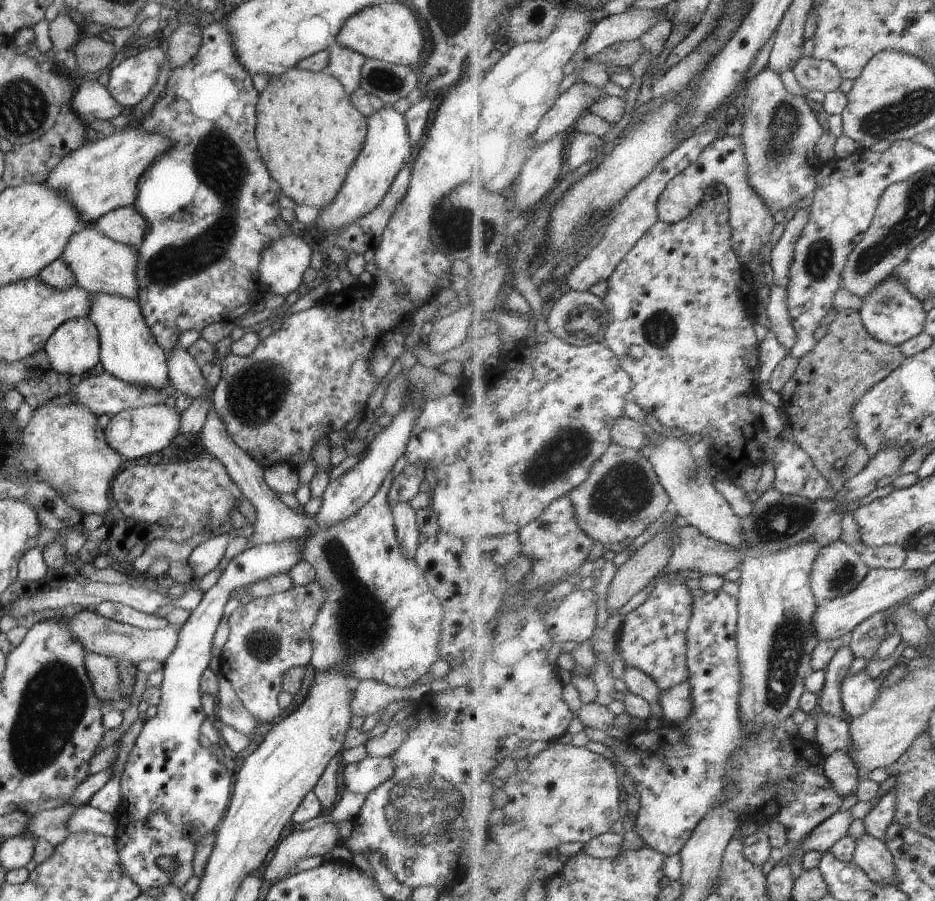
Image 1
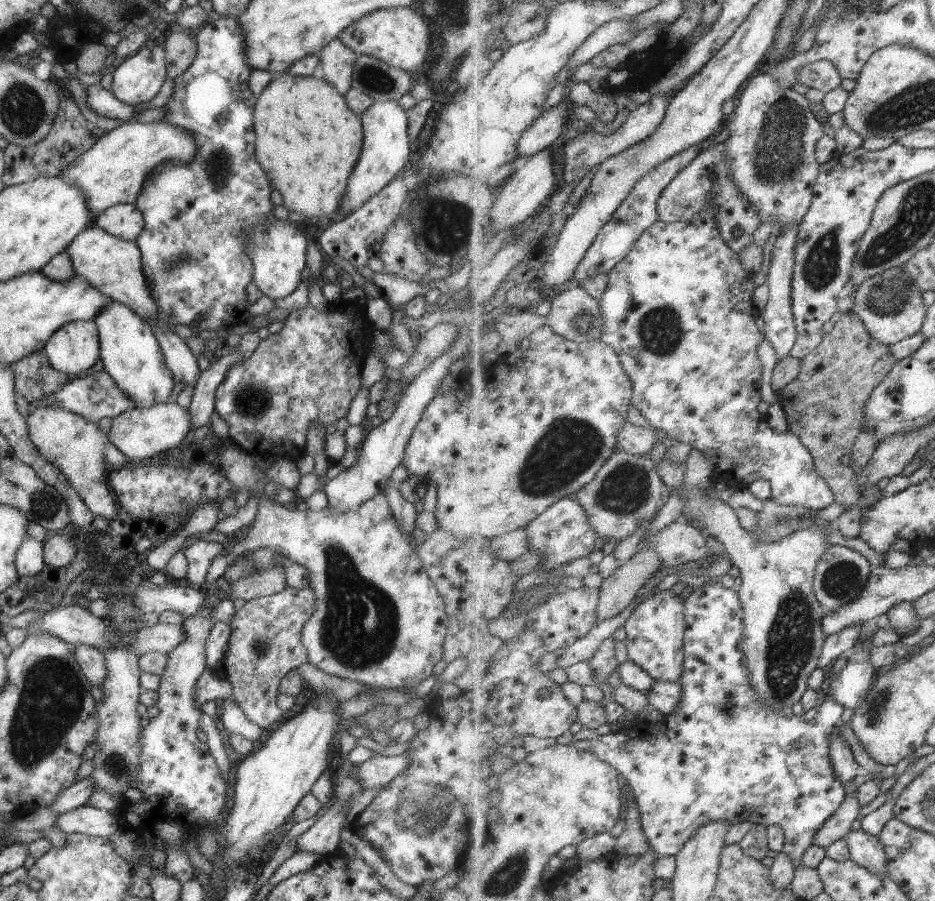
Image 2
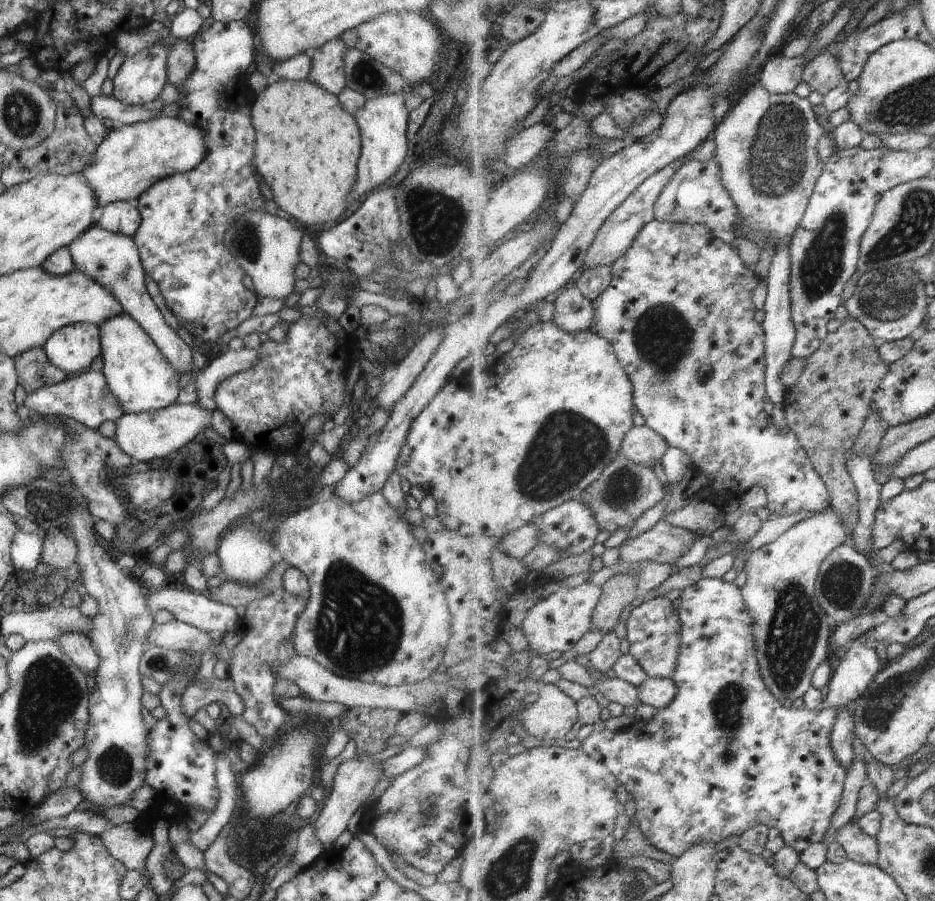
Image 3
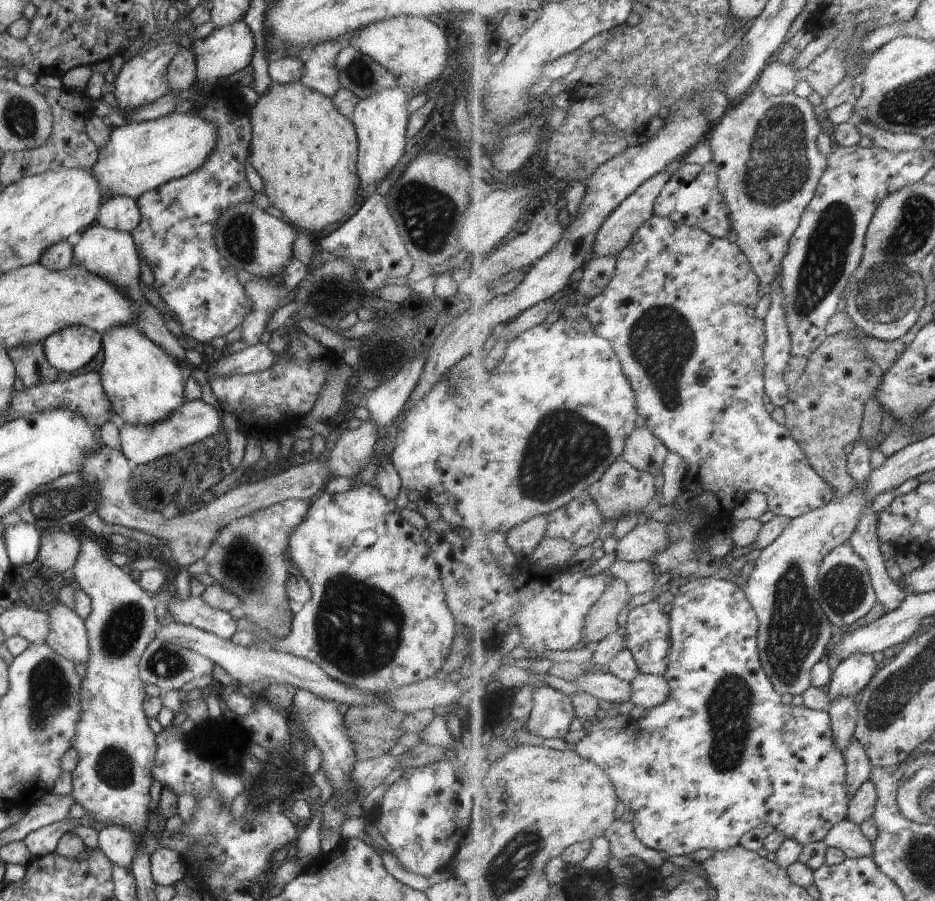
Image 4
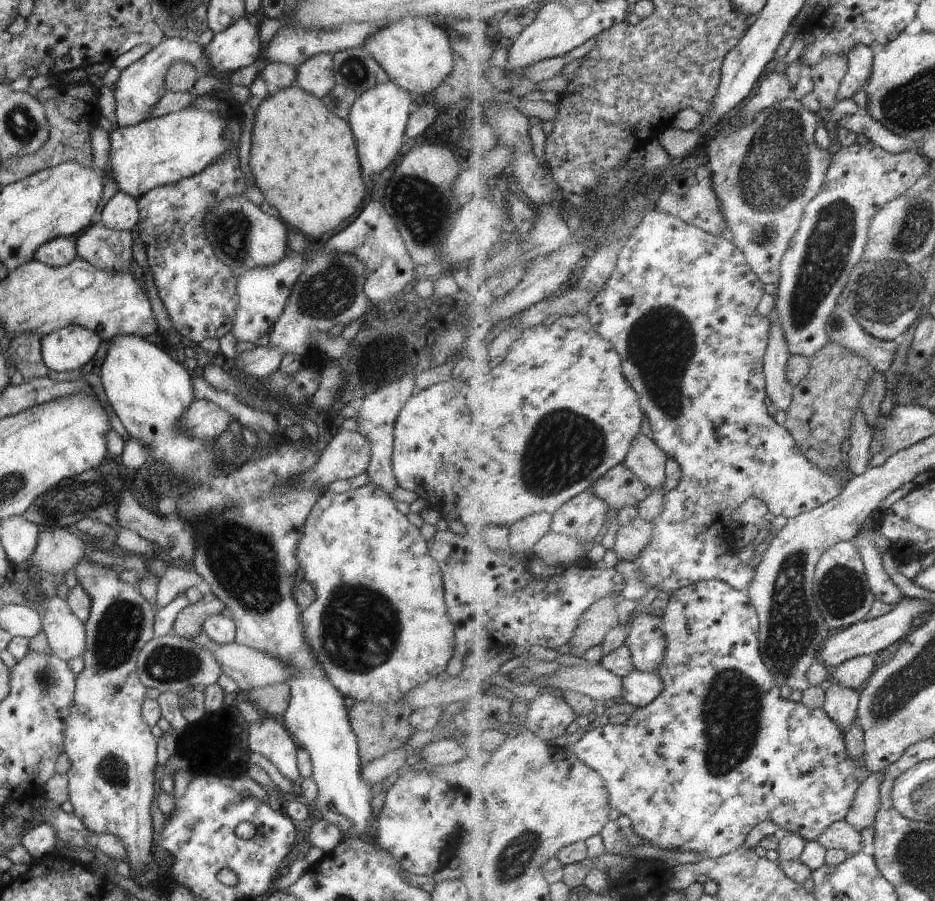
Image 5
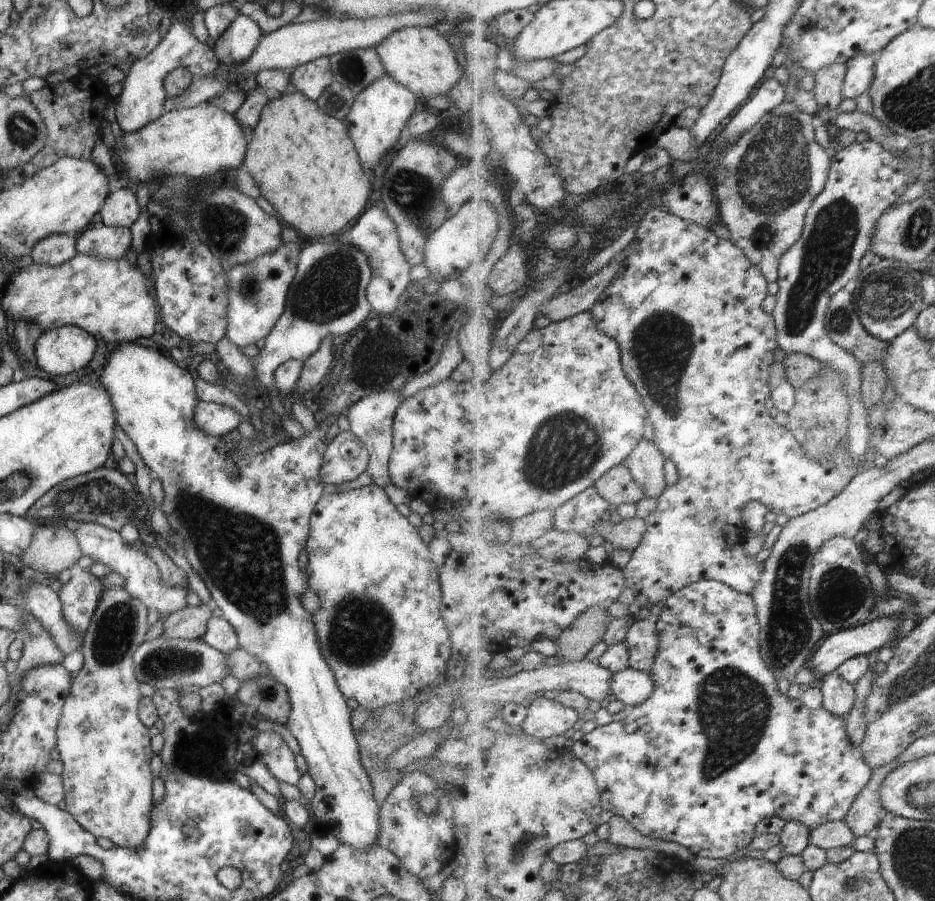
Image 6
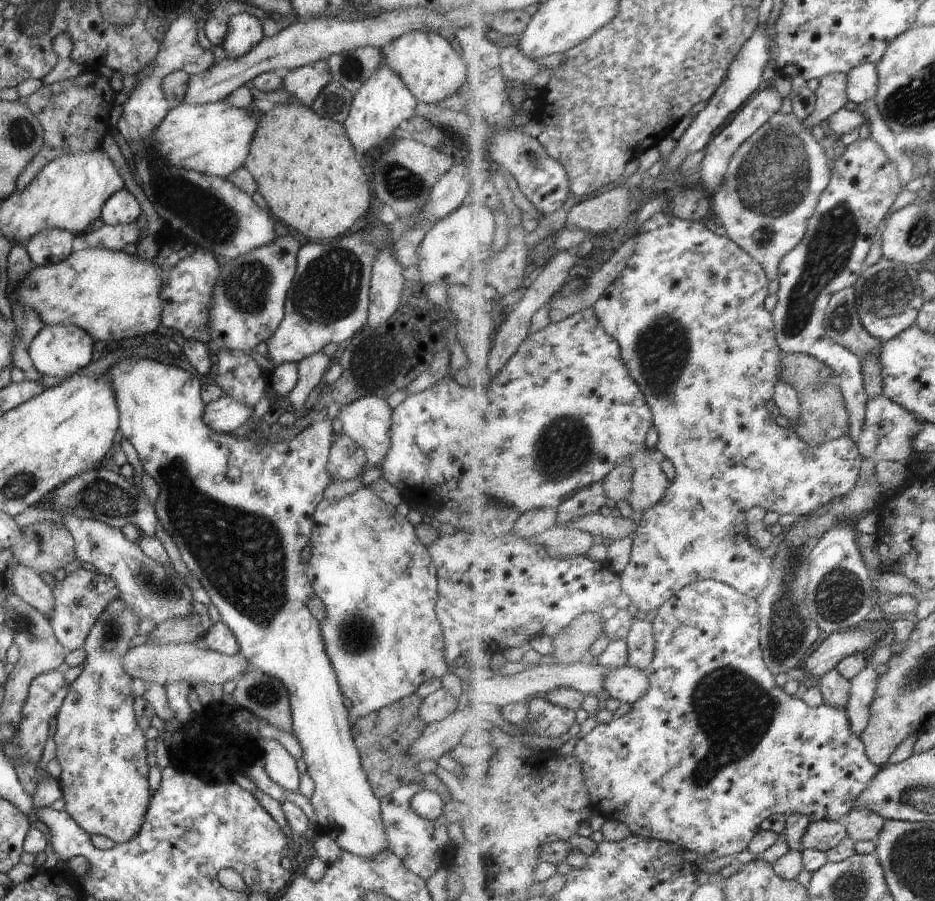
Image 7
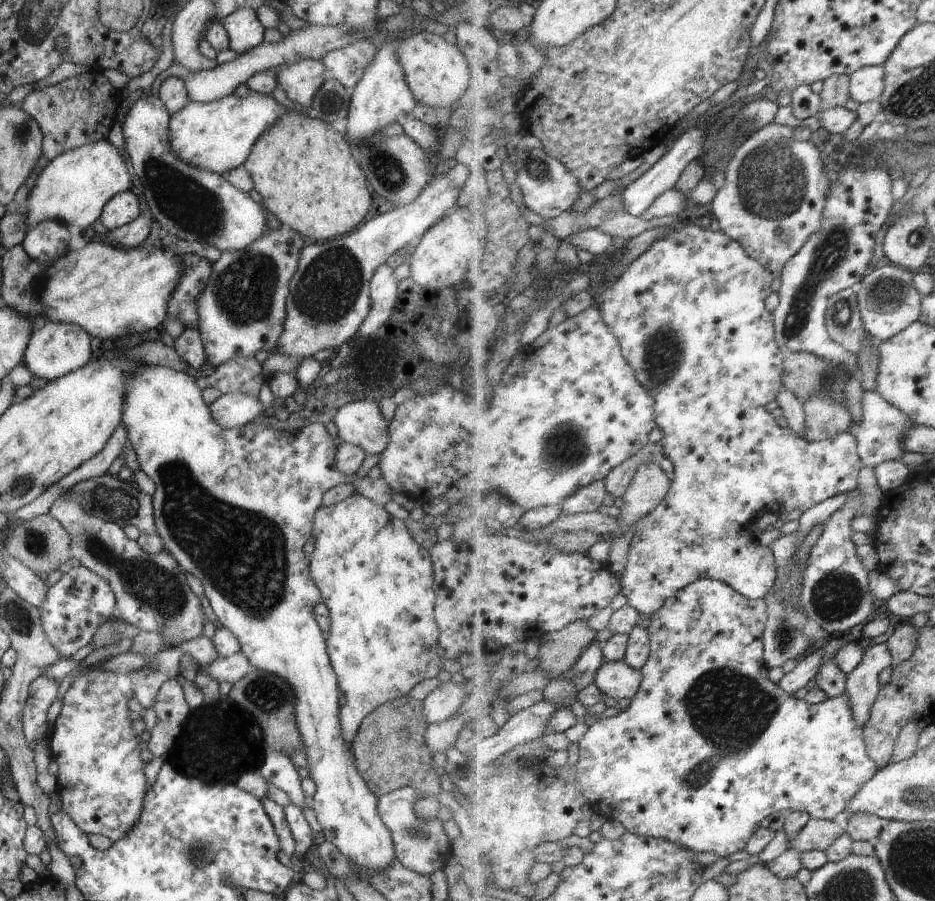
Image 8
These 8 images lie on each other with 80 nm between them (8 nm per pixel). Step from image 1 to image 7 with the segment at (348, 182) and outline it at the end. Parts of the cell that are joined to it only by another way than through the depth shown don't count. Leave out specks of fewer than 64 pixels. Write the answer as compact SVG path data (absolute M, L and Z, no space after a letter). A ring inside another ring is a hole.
M382 61L375 68L375 72L352 94L347 117L342 123L355 154L367 158L377 146L392 140L393 130L403 127L403 123L414 116L414 108L417 104L407 86L399 78L399 74Z

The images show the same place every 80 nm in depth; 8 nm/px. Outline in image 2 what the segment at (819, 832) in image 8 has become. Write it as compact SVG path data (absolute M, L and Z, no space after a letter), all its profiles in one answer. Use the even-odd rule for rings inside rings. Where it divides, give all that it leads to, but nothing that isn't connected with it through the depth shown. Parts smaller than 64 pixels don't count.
M864 830L851 831L845 838L850 846L850 855L859 866L873 874L887 875L887 853L879 837Z

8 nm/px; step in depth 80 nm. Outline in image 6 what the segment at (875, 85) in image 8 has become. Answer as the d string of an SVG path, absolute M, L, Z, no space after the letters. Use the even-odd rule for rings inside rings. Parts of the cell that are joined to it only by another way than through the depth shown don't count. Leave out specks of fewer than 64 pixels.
M859 54L846 66L846 80L843 88L845 99L857 98L868 93L875 78L875 62L869 54Z

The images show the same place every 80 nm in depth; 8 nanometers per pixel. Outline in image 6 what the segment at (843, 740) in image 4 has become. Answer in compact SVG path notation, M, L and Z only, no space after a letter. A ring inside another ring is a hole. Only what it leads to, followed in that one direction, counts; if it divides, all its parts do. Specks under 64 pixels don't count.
M839 674L825 676L821 691L824 696L824 708L843 718L853 710L857 702L854 685Z

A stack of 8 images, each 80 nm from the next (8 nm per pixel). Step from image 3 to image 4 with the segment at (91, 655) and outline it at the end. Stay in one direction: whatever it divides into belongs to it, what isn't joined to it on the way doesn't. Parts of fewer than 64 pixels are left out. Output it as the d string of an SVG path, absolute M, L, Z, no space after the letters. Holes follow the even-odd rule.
M59 602L46 613L49 632L45 642L69 662L86 664L90 650L84 620Z

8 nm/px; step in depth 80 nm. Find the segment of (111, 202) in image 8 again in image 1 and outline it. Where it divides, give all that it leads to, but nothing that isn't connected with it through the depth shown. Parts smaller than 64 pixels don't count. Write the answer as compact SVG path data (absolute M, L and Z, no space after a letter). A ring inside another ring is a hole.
M133 205L103 213L90 225L99 234L131 247L139 246L146 227L145 219L135 210Z

